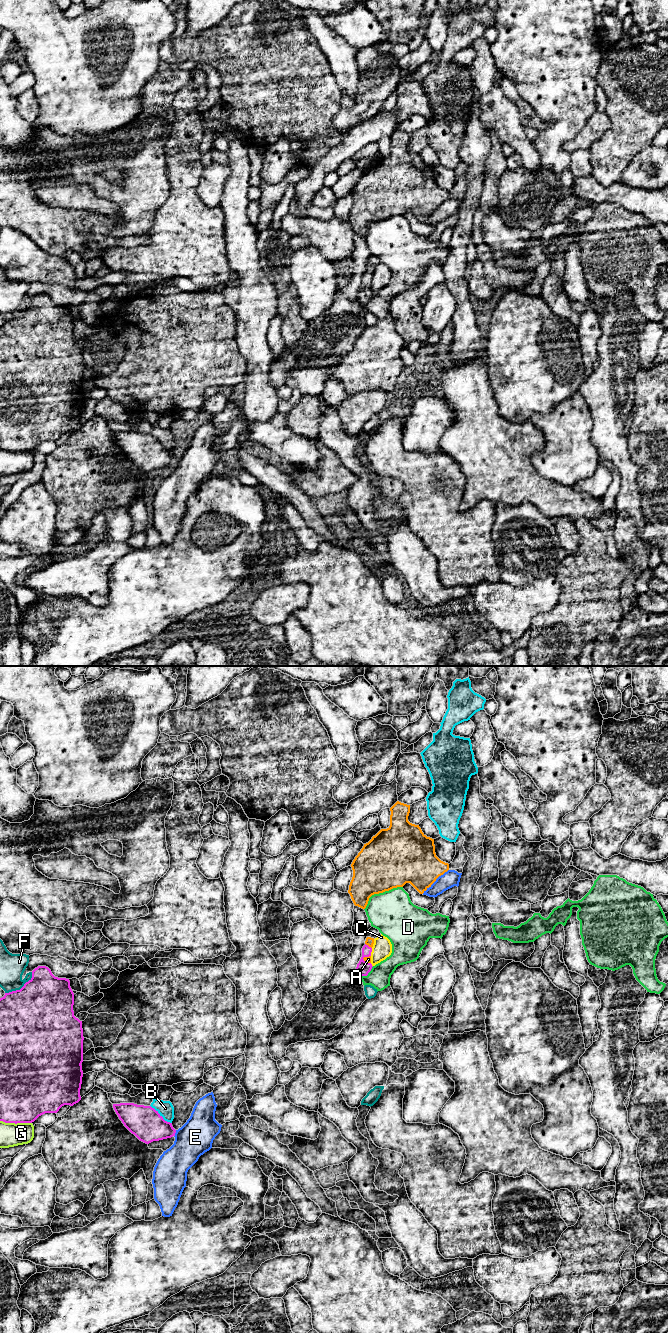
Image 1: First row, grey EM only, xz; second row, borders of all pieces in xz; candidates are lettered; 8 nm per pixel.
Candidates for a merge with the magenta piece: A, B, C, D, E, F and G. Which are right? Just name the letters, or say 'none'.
A

